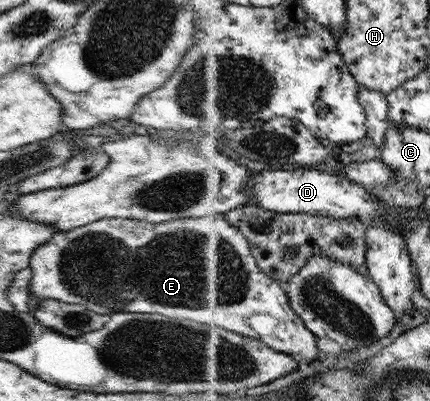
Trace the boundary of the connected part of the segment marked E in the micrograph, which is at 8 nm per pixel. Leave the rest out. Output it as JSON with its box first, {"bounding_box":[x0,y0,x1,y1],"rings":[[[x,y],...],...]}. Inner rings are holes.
{"bounding_box":[28,215,321,362],"rings":[[[209,215],[207,217],[167,220],[167,222],[161,222],[161,224],[147,223],[143,220],[110,219],[105,217],[101,220],[95,220],[95,222],[91,224],[86,224],[69,231],[57,231],[45,244],[40,244],[33,250],[28,267],[33,272],[29,290],[31,290],[31,294],[35,294],[35,298],[40,301],[51,298],[51,300],[61,300],[69,304],[81,304],[85,306],[85,308],[89,308],[89,310],[93,310],[93,312],[99,314],[105,314],[105,316],[111,316],[111,314],[117,314],[119,312],[139,312],[143,315],[156,314],[177,320],[185,319],[201,324],[219,325],[225,329],[231,329],[233,332],[243,333],[245,336],[261,339],[265,341],[265,343],[270,344],[274,349],[278,349],[279,352],[299,354],[299,356],[302,356],[308,362],[315,362],[315,360],[321,358],[317,333],[307,326],[305,319],[293,308],[293,303],[291,303],[291,297],[289,296],[286,285],[282,284],[279,280],[275,280],[275,278],[271,278],[267,272],[263,272],[257,257],[254,255],[254,250],[251,248],[248,236],[242,229],[232,225],[231,221],[227,220],[226,215]]]}

